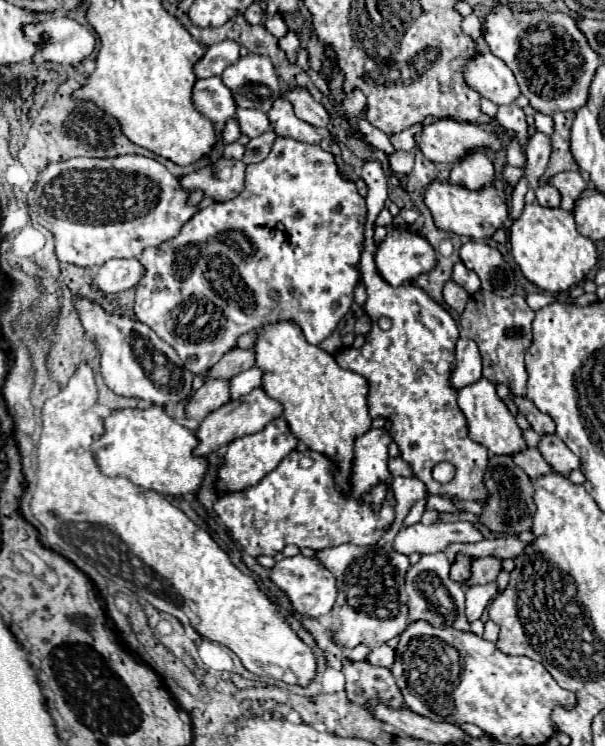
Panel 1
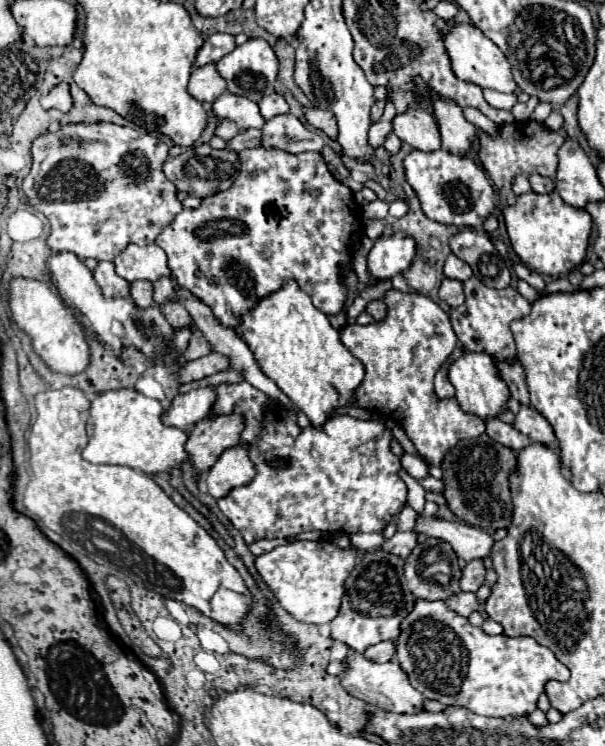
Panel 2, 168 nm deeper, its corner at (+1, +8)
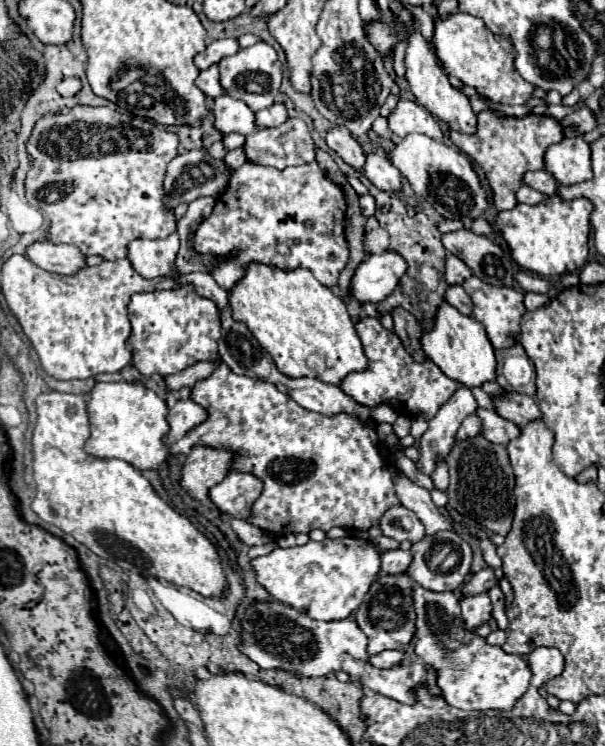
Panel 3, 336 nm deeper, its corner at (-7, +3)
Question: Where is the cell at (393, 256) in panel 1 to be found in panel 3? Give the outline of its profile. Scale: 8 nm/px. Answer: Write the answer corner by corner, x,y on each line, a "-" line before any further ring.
392,251
370,255
362,261
350,283
350,297
360,303
378,303
384,301
398,279
406,273
406,261

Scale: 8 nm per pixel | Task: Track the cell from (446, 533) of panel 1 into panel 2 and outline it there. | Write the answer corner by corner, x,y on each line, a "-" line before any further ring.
396,532
382,548
396,556
406,558
416,546
416,536
418,536
418,532

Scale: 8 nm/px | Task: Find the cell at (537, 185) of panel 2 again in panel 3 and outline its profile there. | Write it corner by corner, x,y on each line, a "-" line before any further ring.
546,169
528,171
522,181
524,181
526,185
530,185
532,189
544,193
544,195
554,195
554,193
556,193
556,179
554,179

